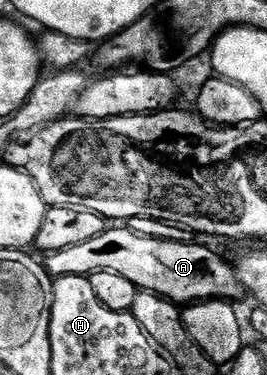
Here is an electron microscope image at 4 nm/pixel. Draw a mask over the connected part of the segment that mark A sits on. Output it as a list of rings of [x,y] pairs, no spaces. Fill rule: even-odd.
[[[111,225],[97,237],[90,238],[79,245],[61,249],[48,254],[45,259],[48,275],[55,279],[61,277],[90,277],[93,273],[118,273],[133,281],[133,285],[139,291],[148,291],[154,295],[160,295],[162,299],[169,299],[180,305],[202,303],[204,301],[235,301],[239,294],[244,294],[245,288],[239,280],[238,270],[231,267],[215,251],[202,247],[197,241],[179,243],[177,240],[155,239],[153,236],[143,236],[139,232],[133,232],[126,225]]]

